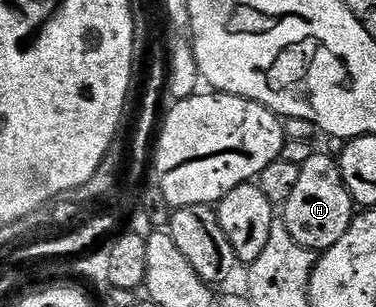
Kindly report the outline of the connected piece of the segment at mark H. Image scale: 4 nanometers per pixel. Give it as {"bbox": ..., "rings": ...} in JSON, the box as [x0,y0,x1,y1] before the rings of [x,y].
{"bbox":[280,152,356,251],"rings":[[[311,152],[300,171],[300,180],[280,209],[280,220],[292,231],[292,239],[311,251],[325,251],[332,248],[344,231],[353,223],[356,216],[356,202],[350,196],[348,187],[342,178],[337,160],[326,153]]]}

